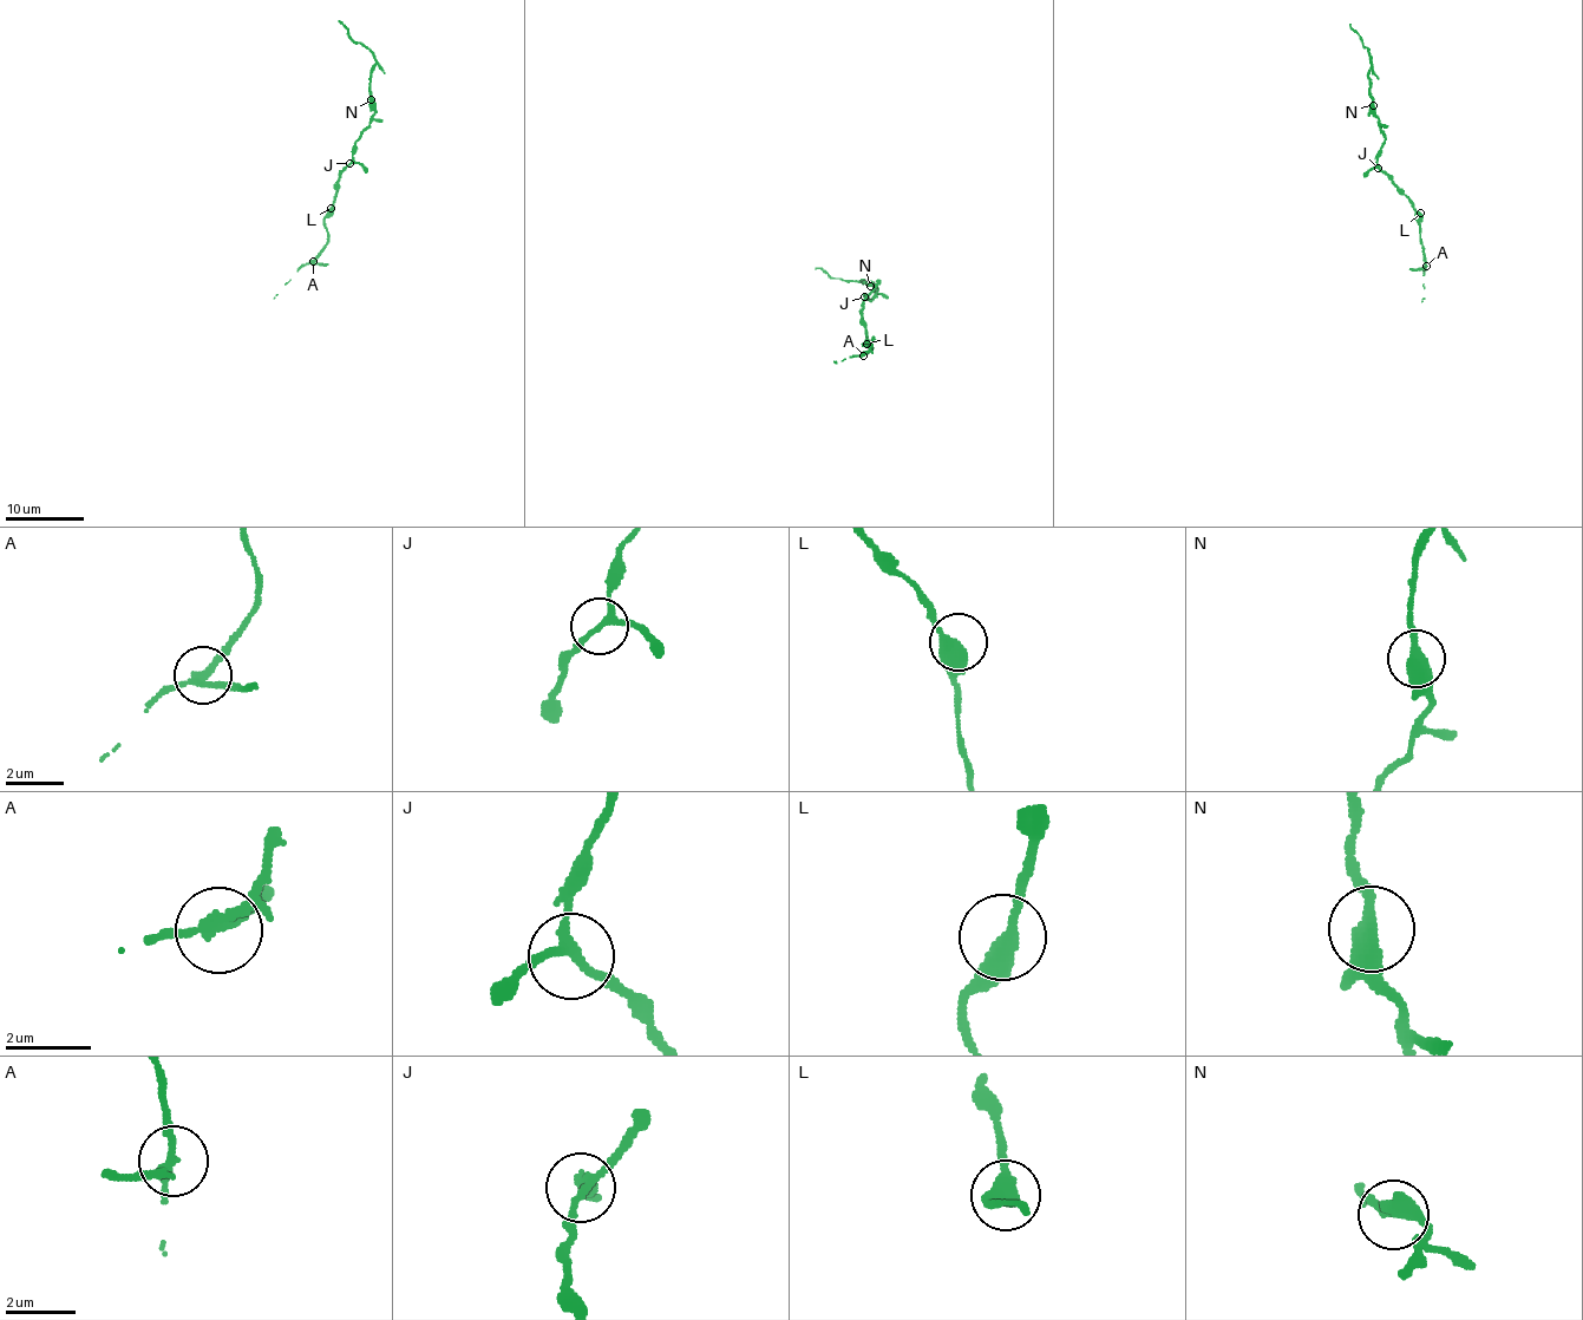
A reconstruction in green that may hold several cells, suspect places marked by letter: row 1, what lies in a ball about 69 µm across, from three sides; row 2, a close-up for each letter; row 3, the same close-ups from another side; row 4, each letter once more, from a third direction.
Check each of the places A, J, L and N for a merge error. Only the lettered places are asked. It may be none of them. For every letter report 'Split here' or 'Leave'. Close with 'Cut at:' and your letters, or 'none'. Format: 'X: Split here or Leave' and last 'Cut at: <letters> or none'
A: Leave
J: Leave
L: Leave
N: Leave
Cut at: none

